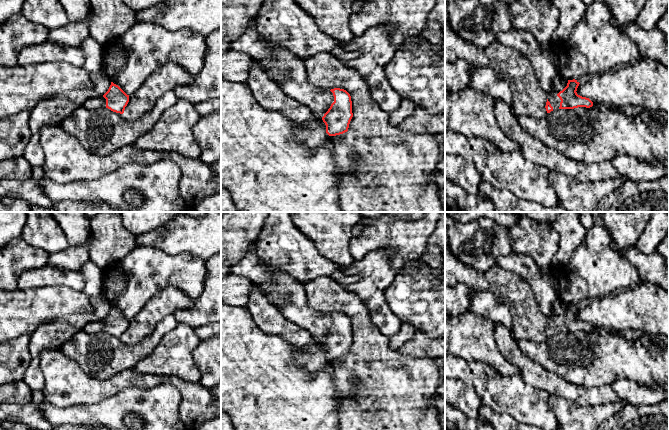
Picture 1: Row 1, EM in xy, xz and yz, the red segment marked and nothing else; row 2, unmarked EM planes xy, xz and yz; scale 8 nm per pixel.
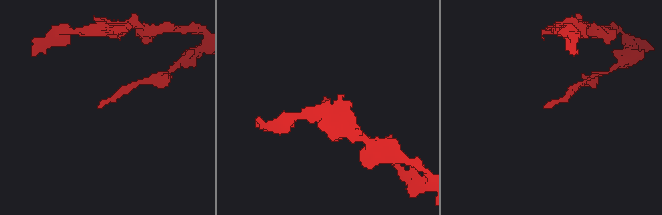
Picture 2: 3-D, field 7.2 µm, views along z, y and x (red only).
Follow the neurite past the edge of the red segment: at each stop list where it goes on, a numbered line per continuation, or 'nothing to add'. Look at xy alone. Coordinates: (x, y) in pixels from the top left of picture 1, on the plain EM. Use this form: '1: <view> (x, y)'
1: xy (96, 326)

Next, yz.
1: yz (554, 324)

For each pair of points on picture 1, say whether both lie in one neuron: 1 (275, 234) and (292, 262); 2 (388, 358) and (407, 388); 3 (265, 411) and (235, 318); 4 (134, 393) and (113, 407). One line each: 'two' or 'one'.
1: one
2: one
3: one
4: one

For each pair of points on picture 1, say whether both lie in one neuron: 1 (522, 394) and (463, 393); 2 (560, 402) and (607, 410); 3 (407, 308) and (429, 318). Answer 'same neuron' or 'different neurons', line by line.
1: different neurons
2: same neuron
3: same neuron

